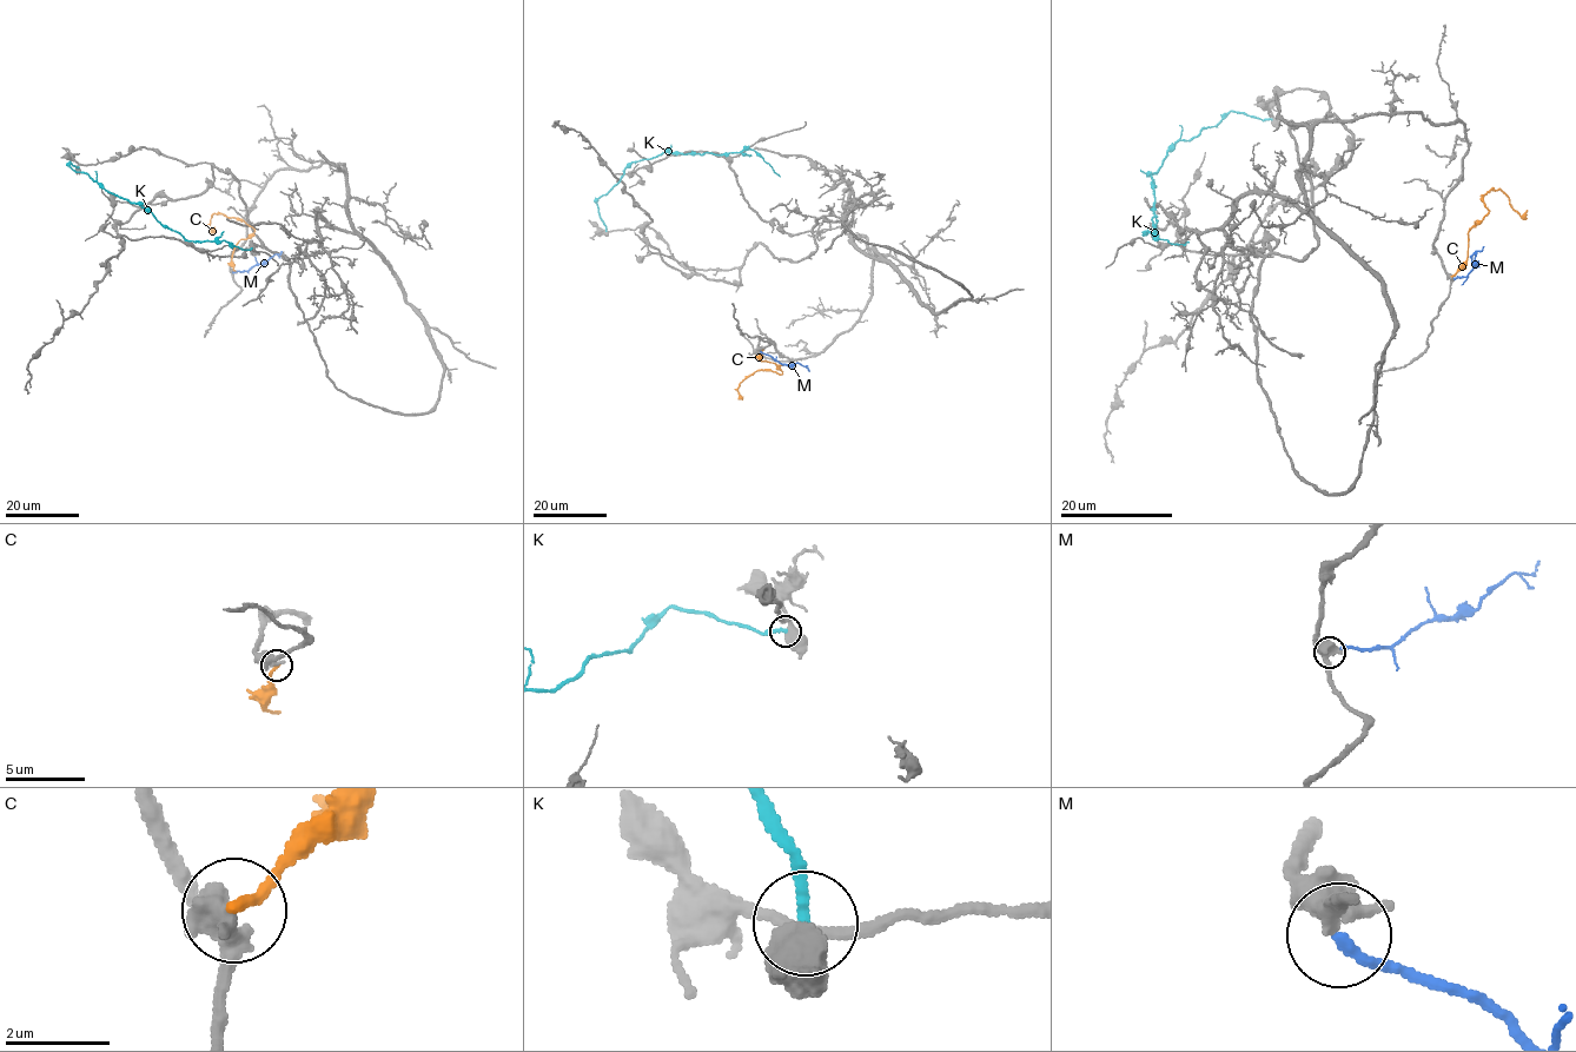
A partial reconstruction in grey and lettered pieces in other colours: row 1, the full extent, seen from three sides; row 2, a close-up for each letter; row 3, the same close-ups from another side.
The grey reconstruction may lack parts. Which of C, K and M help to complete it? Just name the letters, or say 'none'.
M

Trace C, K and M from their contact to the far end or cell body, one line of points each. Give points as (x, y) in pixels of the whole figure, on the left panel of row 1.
C: (234, 271), (233, 247), (255, 231), (244, 222), (223, 213), (211, 216), (211, 229), (214, 226)
K: (79, 167), (68, 163), (75, 172), (147, 209), (161, 225), (189, 240), (226, 240), (244, 250), (252, 247)
M: (232, 272), (263, 264), (282, 251)

